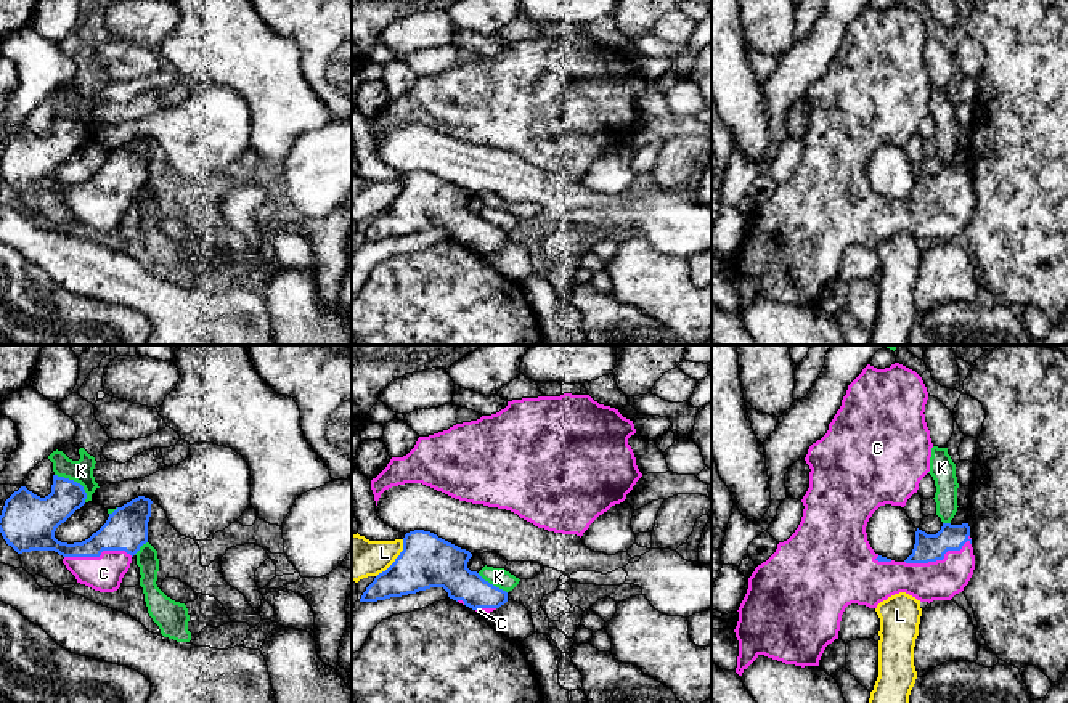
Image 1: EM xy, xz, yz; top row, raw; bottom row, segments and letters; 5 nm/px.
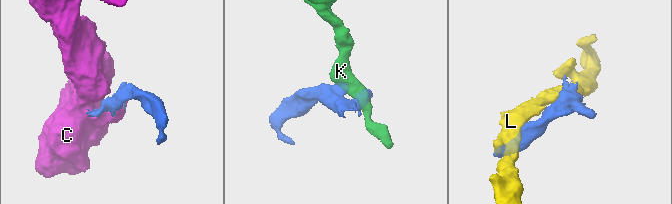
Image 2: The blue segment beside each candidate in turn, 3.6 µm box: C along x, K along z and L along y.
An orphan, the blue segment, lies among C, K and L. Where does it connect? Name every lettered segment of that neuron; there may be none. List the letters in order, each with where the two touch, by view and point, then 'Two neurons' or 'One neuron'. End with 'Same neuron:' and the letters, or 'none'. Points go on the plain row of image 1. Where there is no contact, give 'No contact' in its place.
C: Touches blue at yz (938, 199). One neuron
K: Touches blue at xy (76, 122). Two neurons
L: Touches blue at xz (395, 199). Two neurons
Same neuron: C

